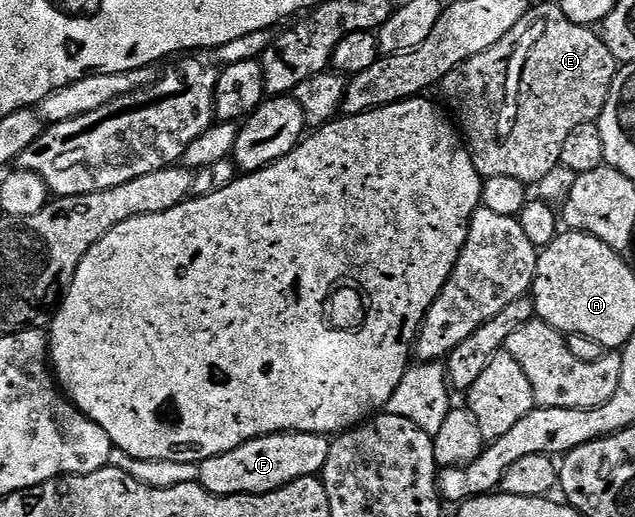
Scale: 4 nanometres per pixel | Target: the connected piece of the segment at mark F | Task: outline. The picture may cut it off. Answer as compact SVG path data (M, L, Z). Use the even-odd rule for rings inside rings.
M265 434L232 448L232 452L197 463L196 482L210 494L220 496L267 494L301 478L321 475L330 444L331 439L325 434Z

